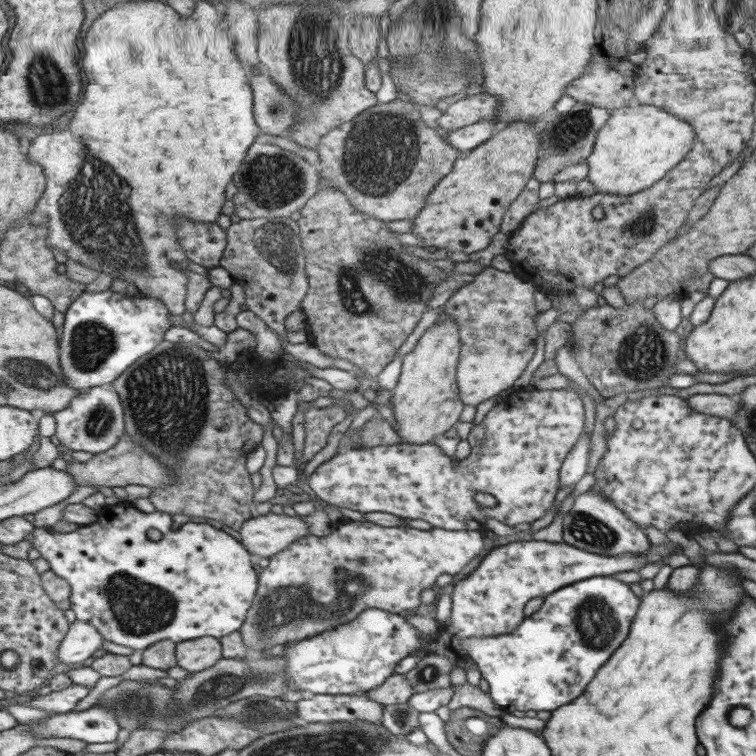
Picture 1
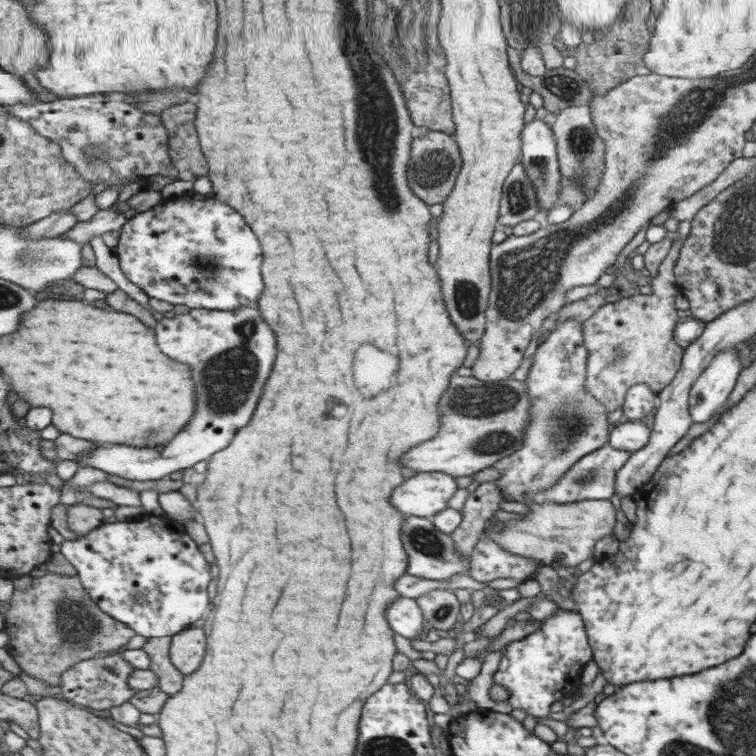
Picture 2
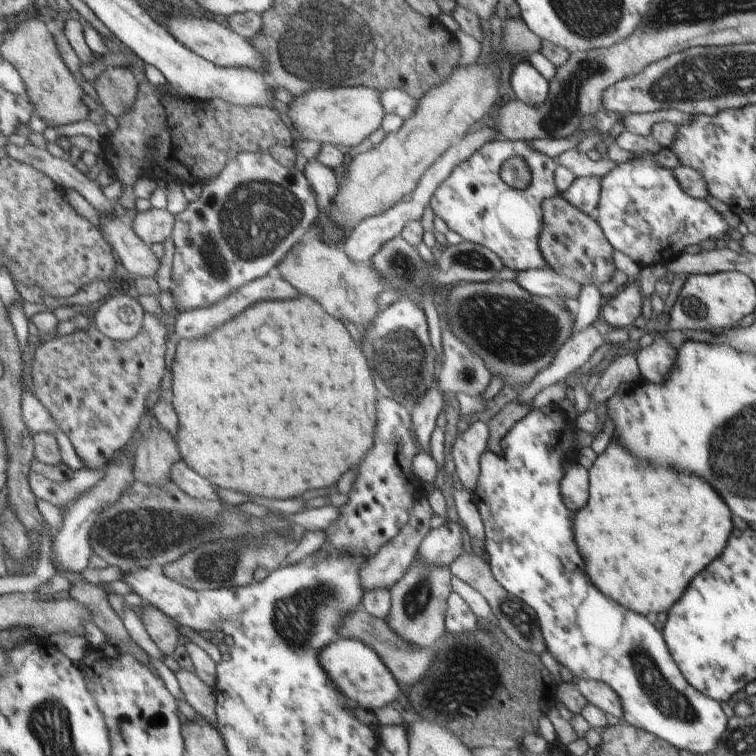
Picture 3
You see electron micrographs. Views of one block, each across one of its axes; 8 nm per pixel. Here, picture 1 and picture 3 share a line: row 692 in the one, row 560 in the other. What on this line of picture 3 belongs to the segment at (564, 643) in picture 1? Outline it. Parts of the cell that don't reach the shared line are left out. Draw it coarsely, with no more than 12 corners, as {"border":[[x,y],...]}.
{"border":[[534,408],[480,456],[494,580],[574,680],[696,755],[728,718],[648,616],[584,574],[558,490],[572,430]]}

